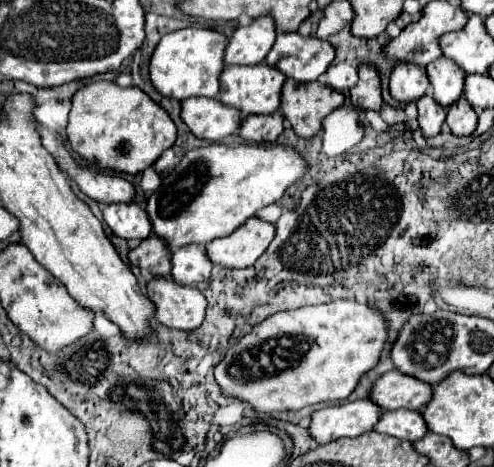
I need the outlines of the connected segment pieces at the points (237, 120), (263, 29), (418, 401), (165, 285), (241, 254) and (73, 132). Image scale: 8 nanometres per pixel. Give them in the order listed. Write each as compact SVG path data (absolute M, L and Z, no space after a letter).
M187 98L183 100L181 118L189 130L203 140L219 142L241 126L241 112L221 104L217 98Z
M259 16L249 26L239 26L227 44L225 64L259 64L275 42L275 22L271 16Z
M389 370L373 382L369 398L383 410L423 410L431 398L431 386L415 380L413 376L403 376L397 370Z
M171 276L147 282L147 296L155 304L155 320L175 330L195 330L205 318L205 296L195 286L177 284Z
M253 216L251 220L247 220L247 224L243 224L243 228L237 228L231 236L213 240L211 244L205 246L205 250L213 264L223 264L225 268L249 268L267 250L267 246L271 244L273 238L275 238L275 224Z
M91 82L75 92L71 104L67 136L71 148L85 162L97 162L123 174L139 174L175 144L177 128L173 120L137 86L121 88L115 82Z

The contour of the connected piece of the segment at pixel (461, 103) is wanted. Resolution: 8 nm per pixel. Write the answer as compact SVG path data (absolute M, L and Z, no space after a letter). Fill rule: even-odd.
M461 96L455 104L447 108L447 124L455 136L471 136L477 128L477 112L473 106Z

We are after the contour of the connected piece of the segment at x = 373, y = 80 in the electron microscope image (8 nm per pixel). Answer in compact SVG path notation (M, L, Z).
M359 64L359 82L351 88L351 102L361 110L379 110L381 98L381 78L379 70L371 64Z

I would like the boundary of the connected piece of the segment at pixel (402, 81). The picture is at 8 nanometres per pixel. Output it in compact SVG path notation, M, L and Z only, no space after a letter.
M399 62L391 74L391 96L399 102L417 102L429 92L425 70L415 62Z

